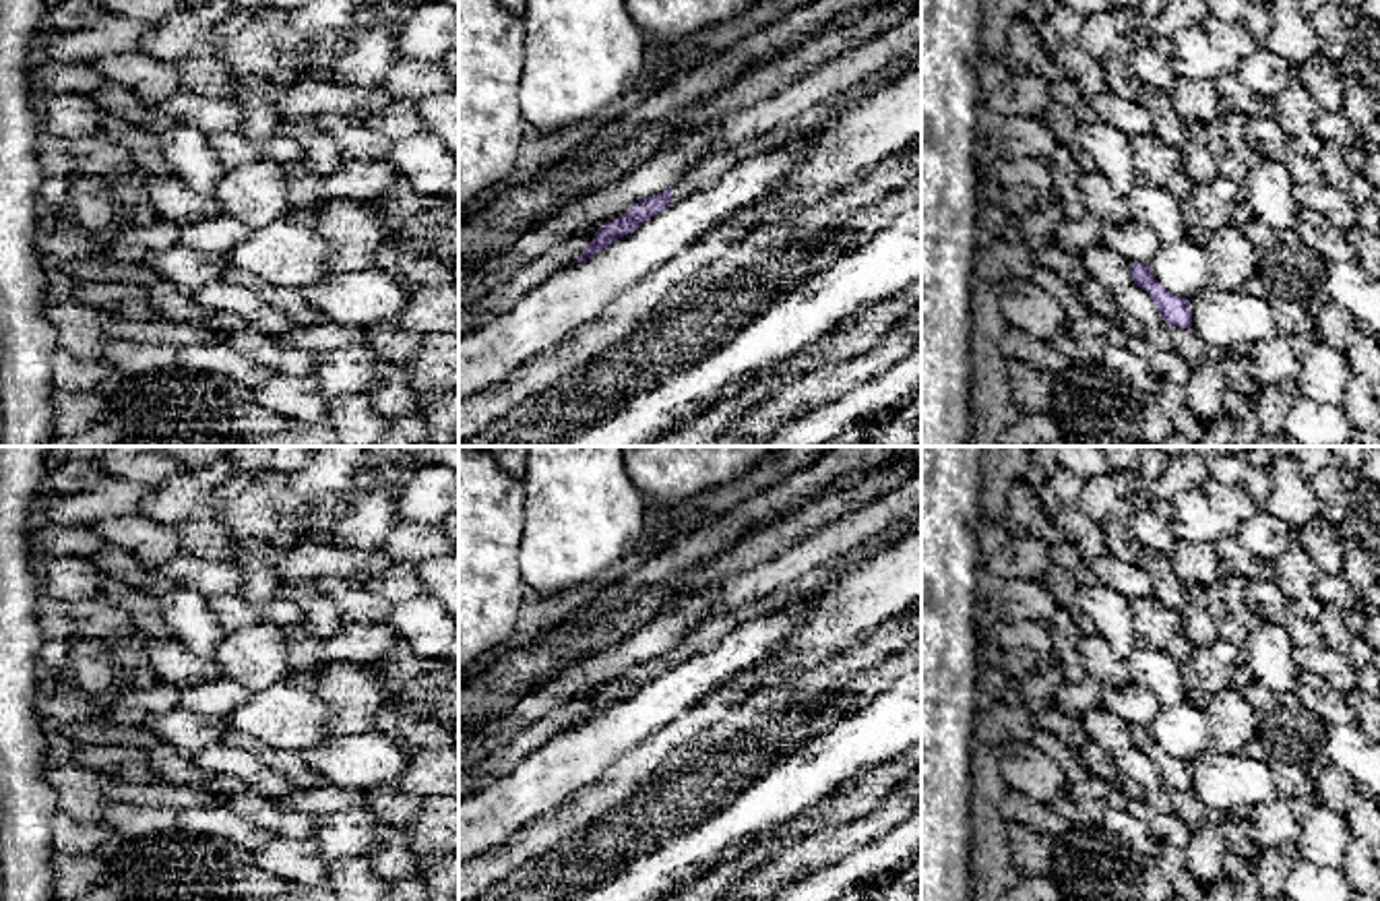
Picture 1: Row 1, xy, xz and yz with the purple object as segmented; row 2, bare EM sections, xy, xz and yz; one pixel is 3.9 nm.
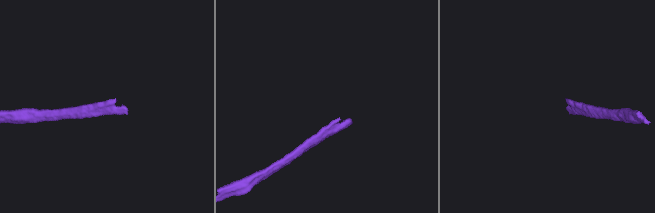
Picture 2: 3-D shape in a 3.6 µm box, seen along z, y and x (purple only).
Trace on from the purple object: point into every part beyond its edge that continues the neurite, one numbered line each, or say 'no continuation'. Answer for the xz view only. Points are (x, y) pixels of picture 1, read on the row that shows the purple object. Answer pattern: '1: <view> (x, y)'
1: xz (703, 174)

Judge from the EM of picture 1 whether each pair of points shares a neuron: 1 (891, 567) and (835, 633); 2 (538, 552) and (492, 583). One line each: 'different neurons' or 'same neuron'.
1: same neuron
2: different neurons

